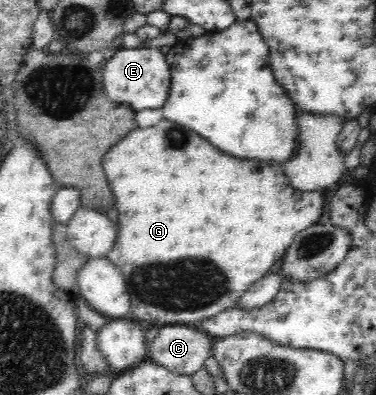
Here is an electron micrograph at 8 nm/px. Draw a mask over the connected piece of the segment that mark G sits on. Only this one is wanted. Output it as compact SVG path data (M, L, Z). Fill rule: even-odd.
M162 119L160 124L154 128L148 127L144 130L132 130L124 140L120 140L104 158L104 170L108 176L108 182L116 194L118 200L118 212L120 212L120 226L118 226L118 240L115 239L114 249L107 255L109 260L122 271L125 279L125 289L129 294L130 312L132 316L144 322L150 322L150 326L162 328L166 325L182 325L186 322L204 321L210 317L216 316L223 310L230 309L240 300L241 294L248 289L248 286L260 280L270 266L276 261L280 261L286 248L290 246L290 241L298 232L305 230L308 226L317 224L324 213L324 204L326 203L324 191L316 193L300 193L292 187L288 178L284 174L282 164L272 164L270 162L250 162L242 158L226 158L226 154L218 154L206 138L198 138L199 134L194 130L180 126L176 122Z

